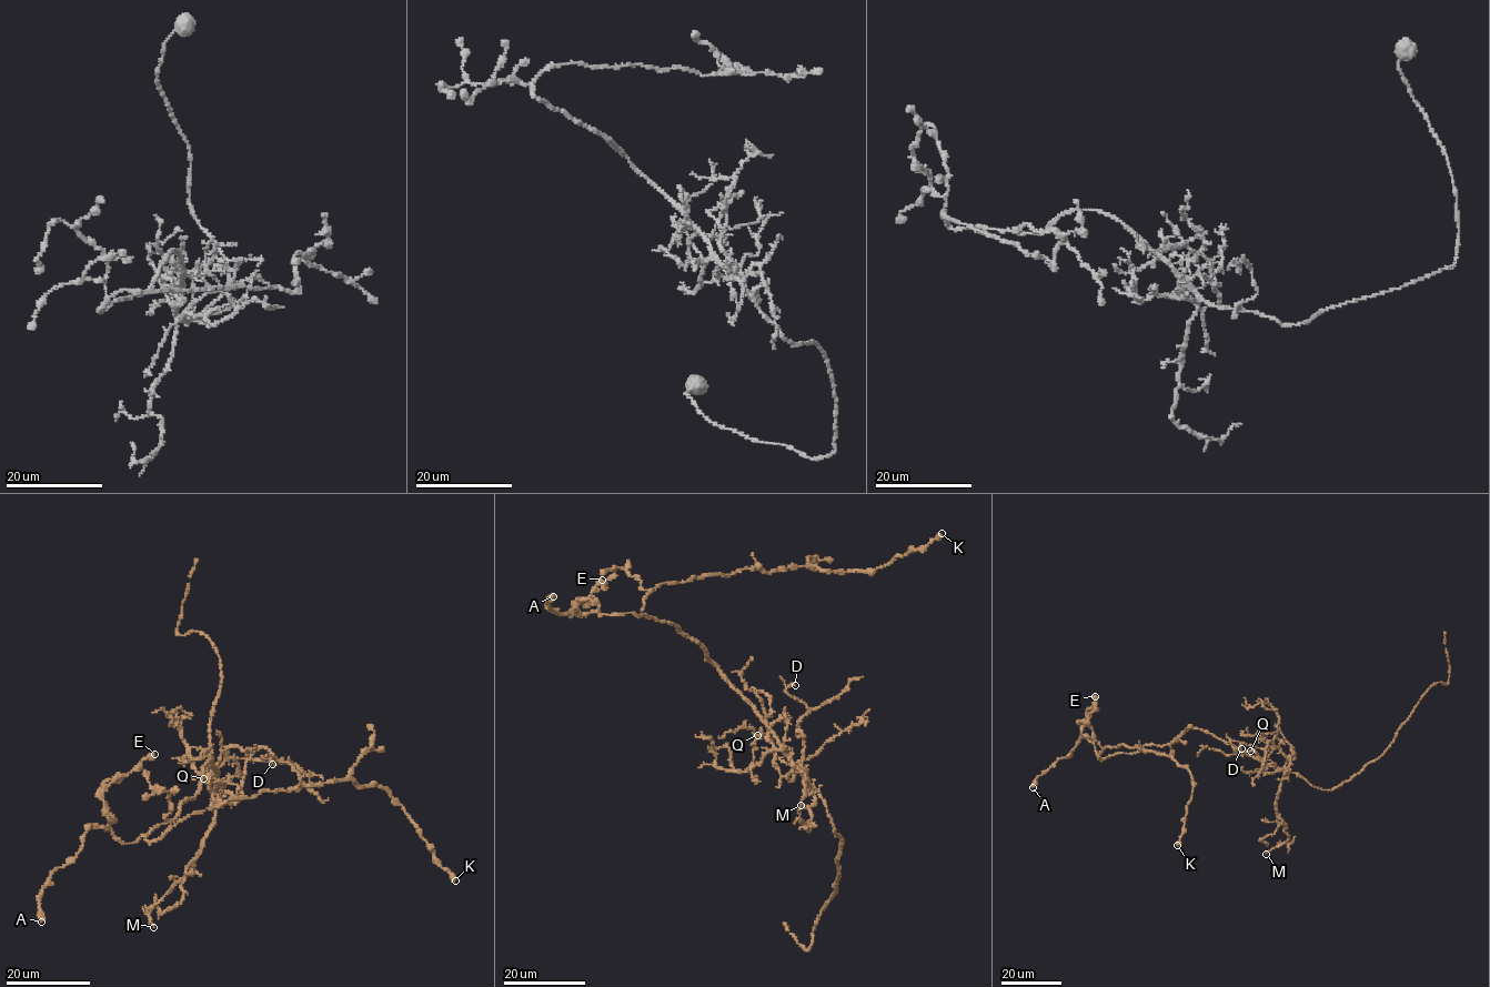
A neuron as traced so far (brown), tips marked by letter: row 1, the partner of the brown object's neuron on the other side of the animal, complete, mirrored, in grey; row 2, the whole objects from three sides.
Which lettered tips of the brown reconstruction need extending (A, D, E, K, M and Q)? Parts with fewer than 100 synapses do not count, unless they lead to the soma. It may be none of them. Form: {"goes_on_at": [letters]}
{"goes_on_at": []}

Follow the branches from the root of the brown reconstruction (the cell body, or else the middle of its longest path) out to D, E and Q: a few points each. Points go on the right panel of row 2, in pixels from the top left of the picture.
D: (1190, 728), (1206, 731), (1284, 771), (1264, 772), (1275, 746), (1269, 741), (1262, 748), (1240, 743), (1241, 748)
E: (1190, 728), (1171, 743), (1101, 757), (1081, 733), (1095, 696)
Q: (1190, 728), (1206, 731), (1267, 764), (1257, 752), (1250, 751)

